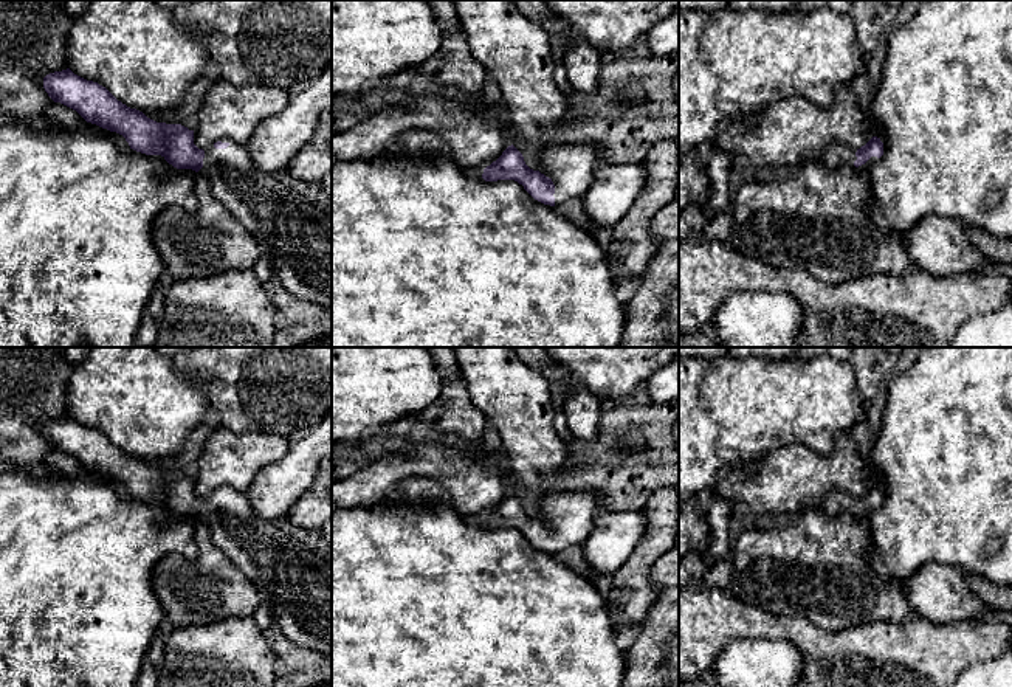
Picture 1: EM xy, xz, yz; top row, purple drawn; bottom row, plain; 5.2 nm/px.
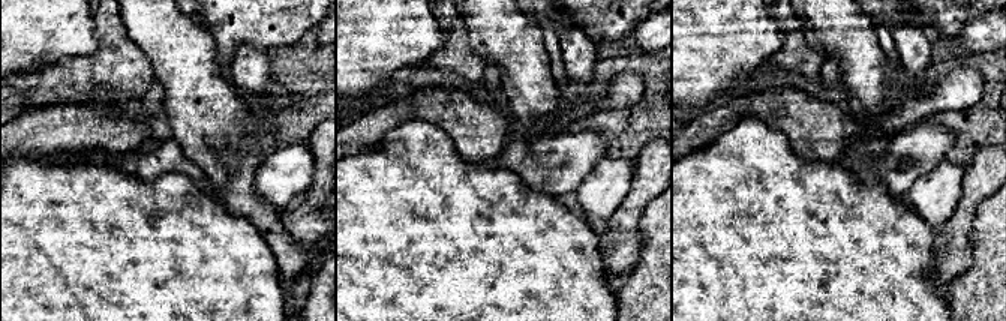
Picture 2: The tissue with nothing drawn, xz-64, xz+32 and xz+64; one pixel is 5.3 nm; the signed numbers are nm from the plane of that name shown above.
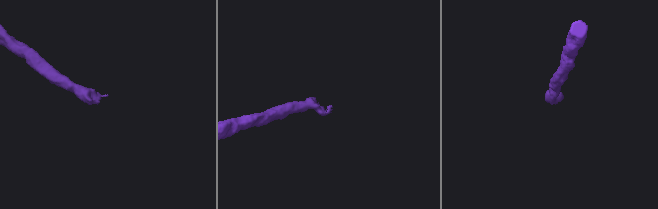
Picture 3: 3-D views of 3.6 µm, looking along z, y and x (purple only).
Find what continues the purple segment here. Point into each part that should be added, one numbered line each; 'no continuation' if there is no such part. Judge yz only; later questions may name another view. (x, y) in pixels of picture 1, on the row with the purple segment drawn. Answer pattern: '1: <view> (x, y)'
1: yz (839, 155)

